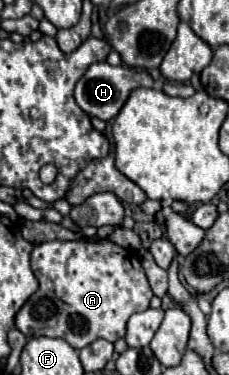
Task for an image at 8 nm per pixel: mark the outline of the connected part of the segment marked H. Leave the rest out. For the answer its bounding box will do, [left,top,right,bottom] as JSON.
[75,62,153,122]

